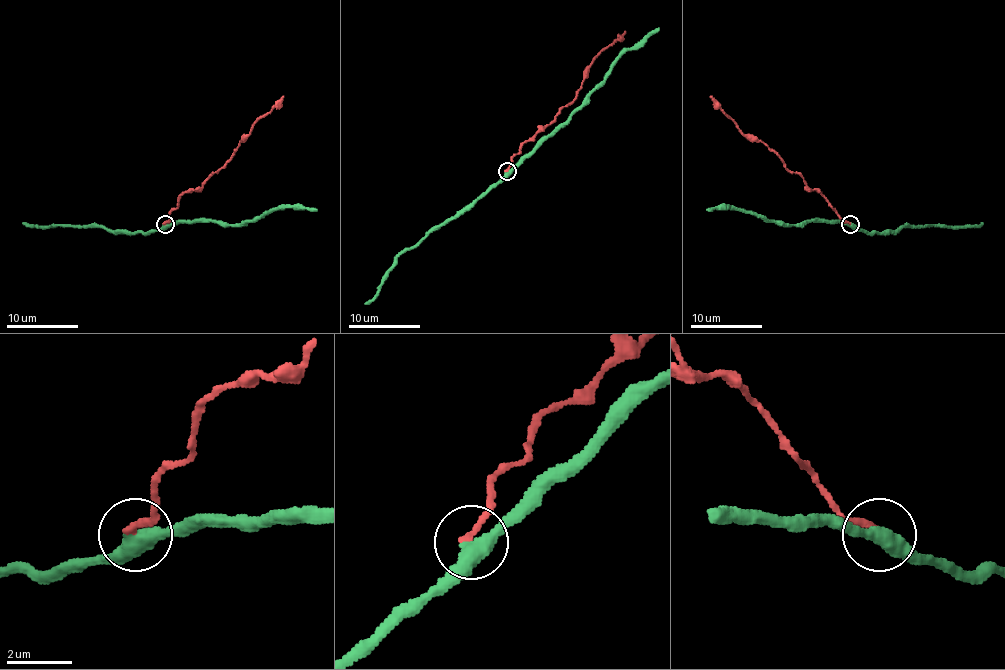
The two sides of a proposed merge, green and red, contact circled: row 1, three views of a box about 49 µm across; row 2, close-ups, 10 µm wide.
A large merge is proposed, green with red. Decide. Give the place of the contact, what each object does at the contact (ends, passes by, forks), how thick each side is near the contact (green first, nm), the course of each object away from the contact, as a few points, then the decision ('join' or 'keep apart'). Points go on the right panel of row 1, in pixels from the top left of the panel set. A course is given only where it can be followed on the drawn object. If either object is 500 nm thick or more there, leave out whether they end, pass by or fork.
place (850, 224); green passes by; red ends; calibres 440 and 200 nm; course green (850, 225), (814, 221), (780, 225), (728, 207), (707, 210); course red (850, 225), (820, 192), (811, 189), (798, 173), (791, 173), (762, 142), (748, 139), (711, 96); keep apart

